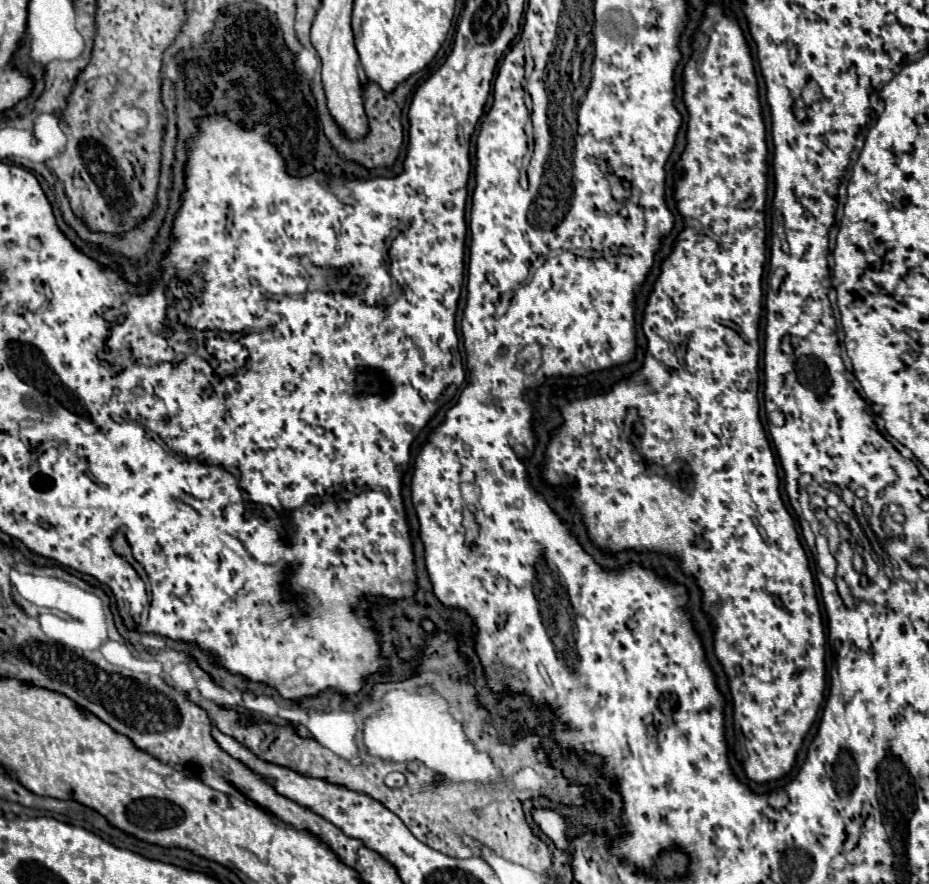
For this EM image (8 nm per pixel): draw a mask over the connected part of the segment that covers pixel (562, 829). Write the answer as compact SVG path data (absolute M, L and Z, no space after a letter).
M534 809L532 815L534 821L540 825L540 829L554 841L558 849L568 849L568 841L566 841L568 821L560 819L556 811L548 811L548 809Z

